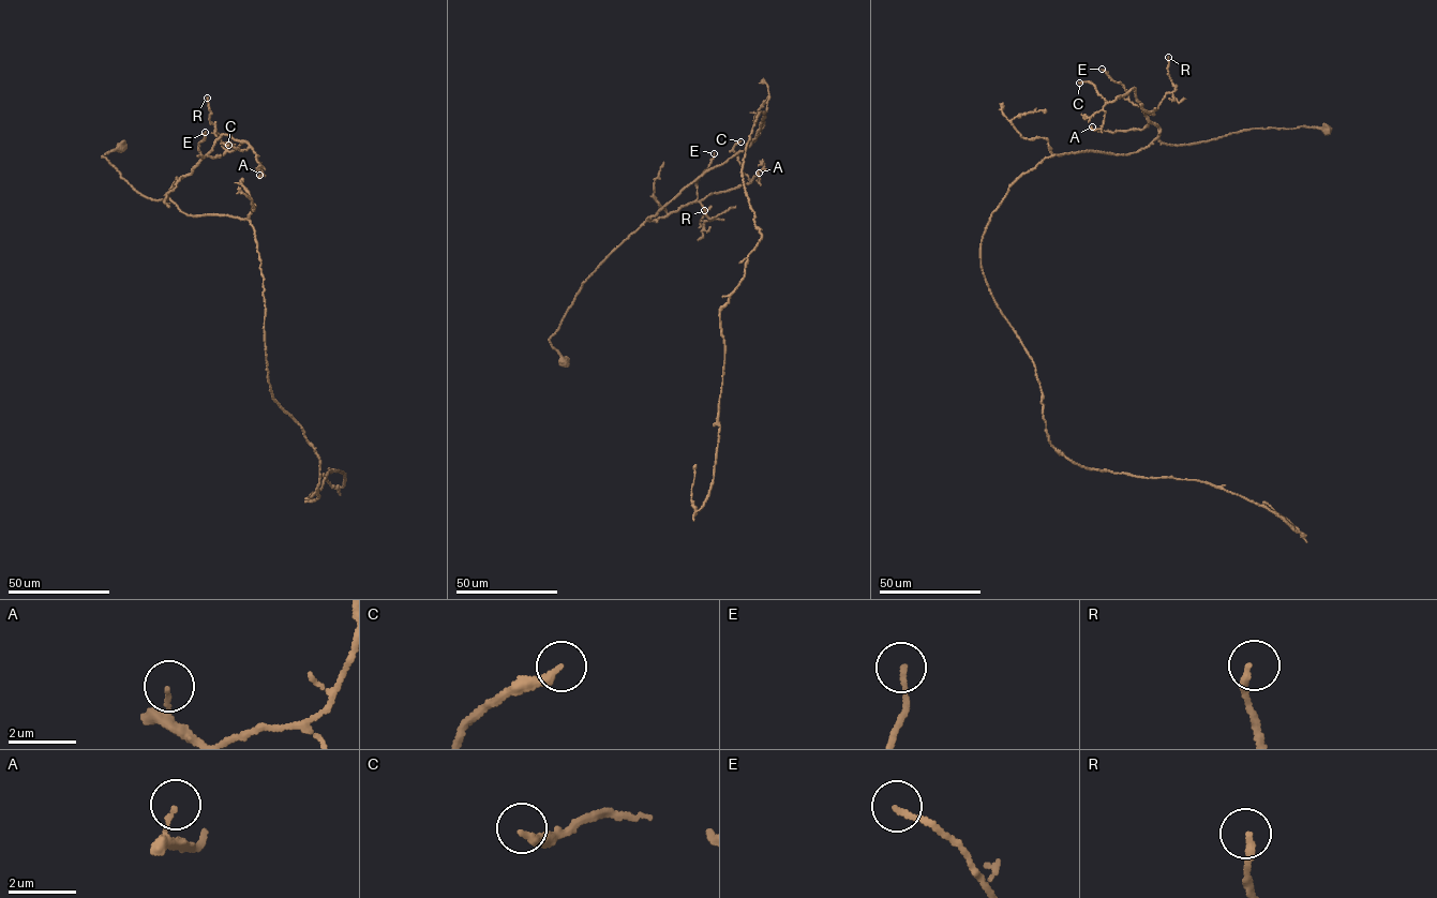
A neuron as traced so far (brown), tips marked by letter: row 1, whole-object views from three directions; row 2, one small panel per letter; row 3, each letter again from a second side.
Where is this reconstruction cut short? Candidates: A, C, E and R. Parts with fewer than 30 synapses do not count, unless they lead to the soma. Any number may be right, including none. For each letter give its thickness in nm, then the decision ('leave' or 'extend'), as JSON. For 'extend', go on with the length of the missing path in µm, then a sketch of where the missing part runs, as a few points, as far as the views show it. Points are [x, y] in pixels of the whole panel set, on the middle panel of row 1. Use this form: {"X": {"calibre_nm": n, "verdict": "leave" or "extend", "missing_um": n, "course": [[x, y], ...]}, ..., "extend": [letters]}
{"A": {"calibre_nm": 120, "verdict": "leave"}, "C": {"calibre_nm": 260, "verdict": "leave"}, "E": {"calibre_nm": 150, "verdict": "leave"}, "R": {"calibre_nm": 190, "verdict": "leave"}, "extend": []}

